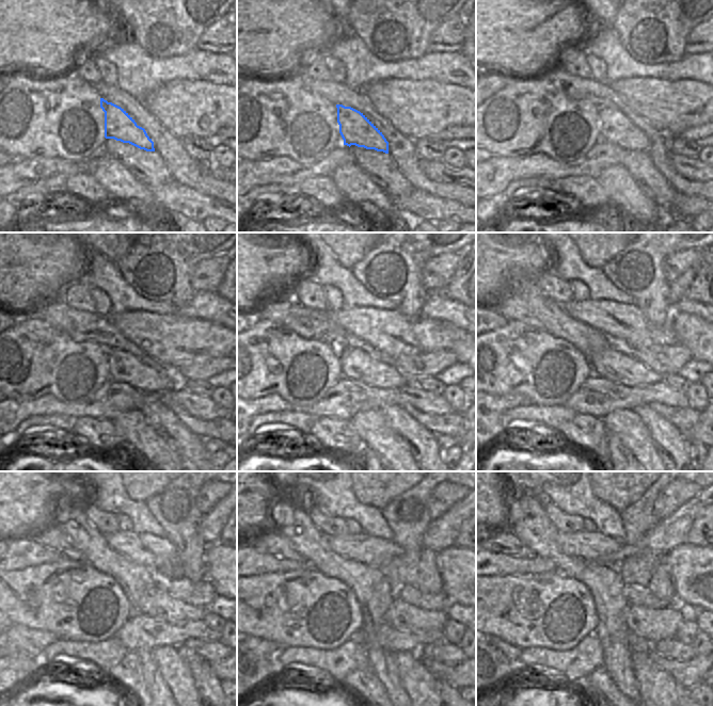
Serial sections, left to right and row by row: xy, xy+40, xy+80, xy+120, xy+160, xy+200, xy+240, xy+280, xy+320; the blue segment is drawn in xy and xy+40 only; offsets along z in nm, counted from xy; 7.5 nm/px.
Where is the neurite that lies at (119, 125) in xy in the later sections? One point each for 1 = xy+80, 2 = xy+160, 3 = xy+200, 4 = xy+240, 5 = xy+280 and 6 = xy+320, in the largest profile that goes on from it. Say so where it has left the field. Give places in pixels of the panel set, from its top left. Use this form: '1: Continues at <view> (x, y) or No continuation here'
1: Continues at xy+80 (631, 138)
2: Continues at xy+160 (358, 365)
3: Continues at xy+200 (617, 365)
4: Continues at xy+240 (156, 603)
5: Continues at xy+280 (400, 615)
6: Continues at xy+320 (654, 625).

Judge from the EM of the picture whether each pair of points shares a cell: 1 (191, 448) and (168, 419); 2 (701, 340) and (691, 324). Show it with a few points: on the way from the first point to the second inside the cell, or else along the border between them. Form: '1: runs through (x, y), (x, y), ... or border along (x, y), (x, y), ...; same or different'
1: runs through (184, 440), (172, 427); same
2: runs through (698, 336), (691, 329); same

